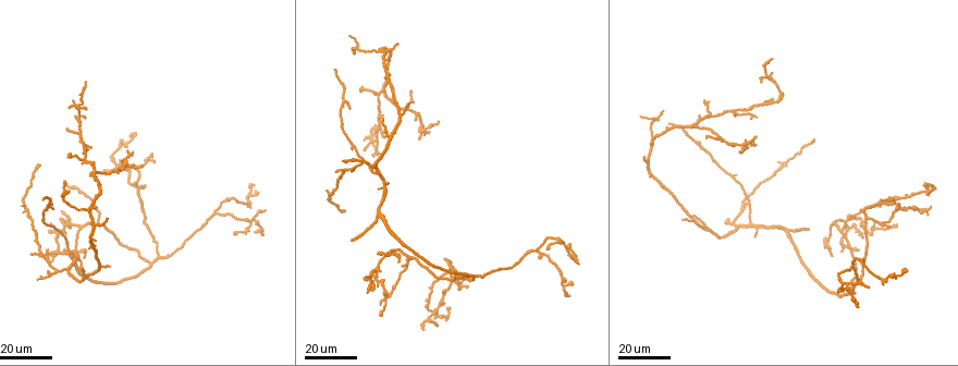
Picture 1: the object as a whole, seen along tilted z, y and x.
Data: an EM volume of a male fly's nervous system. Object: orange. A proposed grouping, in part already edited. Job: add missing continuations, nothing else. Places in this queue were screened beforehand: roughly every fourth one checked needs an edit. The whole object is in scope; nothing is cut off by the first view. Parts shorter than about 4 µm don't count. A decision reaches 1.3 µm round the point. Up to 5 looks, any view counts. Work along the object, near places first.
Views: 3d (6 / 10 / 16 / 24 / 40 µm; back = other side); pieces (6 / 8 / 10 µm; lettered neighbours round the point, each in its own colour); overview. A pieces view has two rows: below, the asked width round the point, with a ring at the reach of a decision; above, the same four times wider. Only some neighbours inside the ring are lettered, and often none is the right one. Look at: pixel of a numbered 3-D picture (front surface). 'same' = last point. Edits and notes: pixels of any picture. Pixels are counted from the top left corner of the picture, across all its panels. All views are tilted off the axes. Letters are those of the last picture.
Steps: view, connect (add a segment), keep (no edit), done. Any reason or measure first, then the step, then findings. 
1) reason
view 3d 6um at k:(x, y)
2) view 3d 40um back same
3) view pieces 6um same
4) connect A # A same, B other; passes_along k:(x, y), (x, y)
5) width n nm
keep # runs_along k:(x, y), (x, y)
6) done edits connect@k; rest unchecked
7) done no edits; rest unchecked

an open end
view 3d 16um at 1:(378, 287)

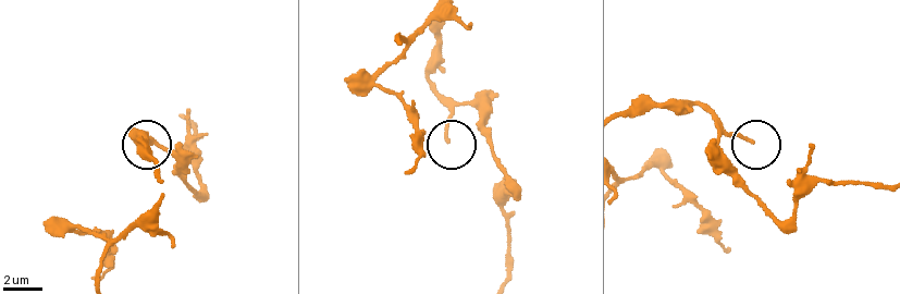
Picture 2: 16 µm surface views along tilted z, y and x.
view pieces 10um at 2:(447, 138)

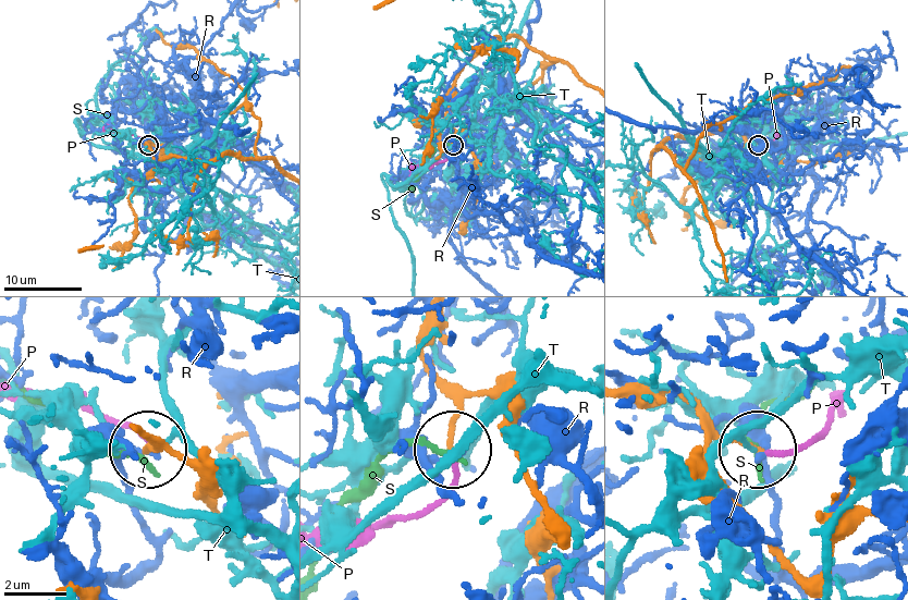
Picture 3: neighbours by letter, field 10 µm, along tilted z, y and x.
connect P # P same, R other, S other, T other; it goes on there

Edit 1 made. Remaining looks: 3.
view 3d 16um at 1:(353, 241)

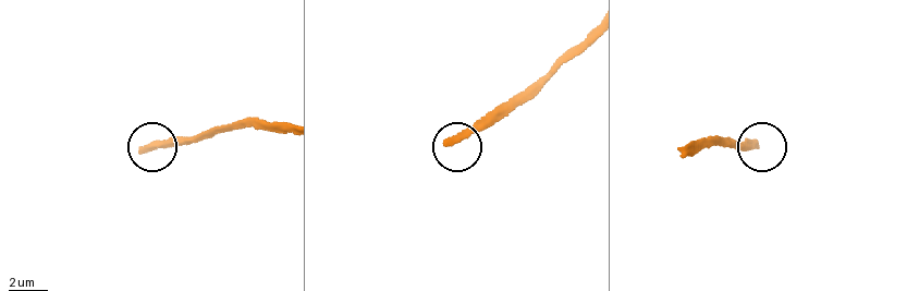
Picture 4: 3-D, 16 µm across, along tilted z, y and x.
zoom in
view 3d 6um at 4:(141, 152)

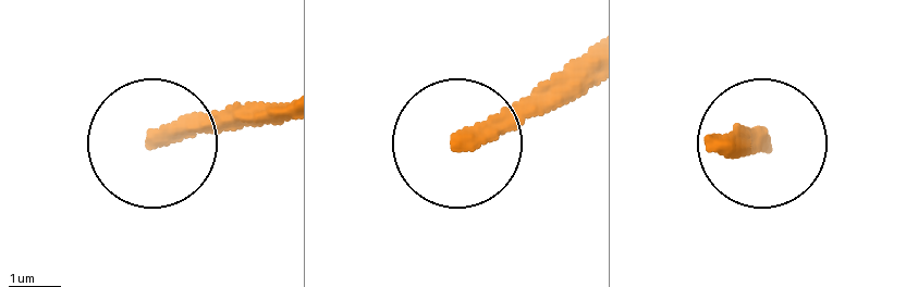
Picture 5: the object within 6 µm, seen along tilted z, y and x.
what lies round it
view pieces 10um at 5:(160, 139)

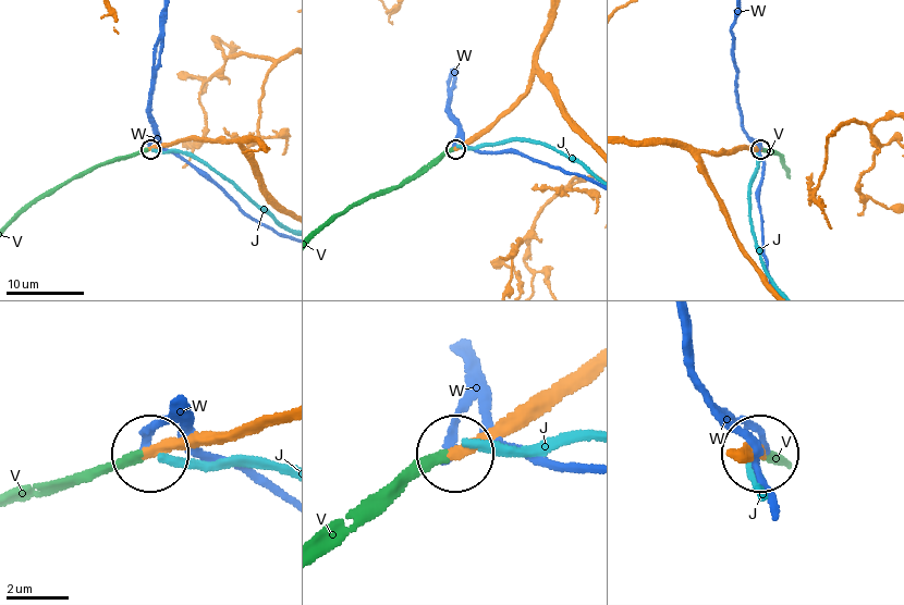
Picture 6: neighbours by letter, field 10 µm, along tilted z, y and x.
connect V # J other, V same, W other; passes_along 6:(474, 135), (395, 186), (364, 197), (345, 210); it goes on there

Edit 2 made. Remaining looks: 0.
done edits connect@3, connect@6; rest unchecked

